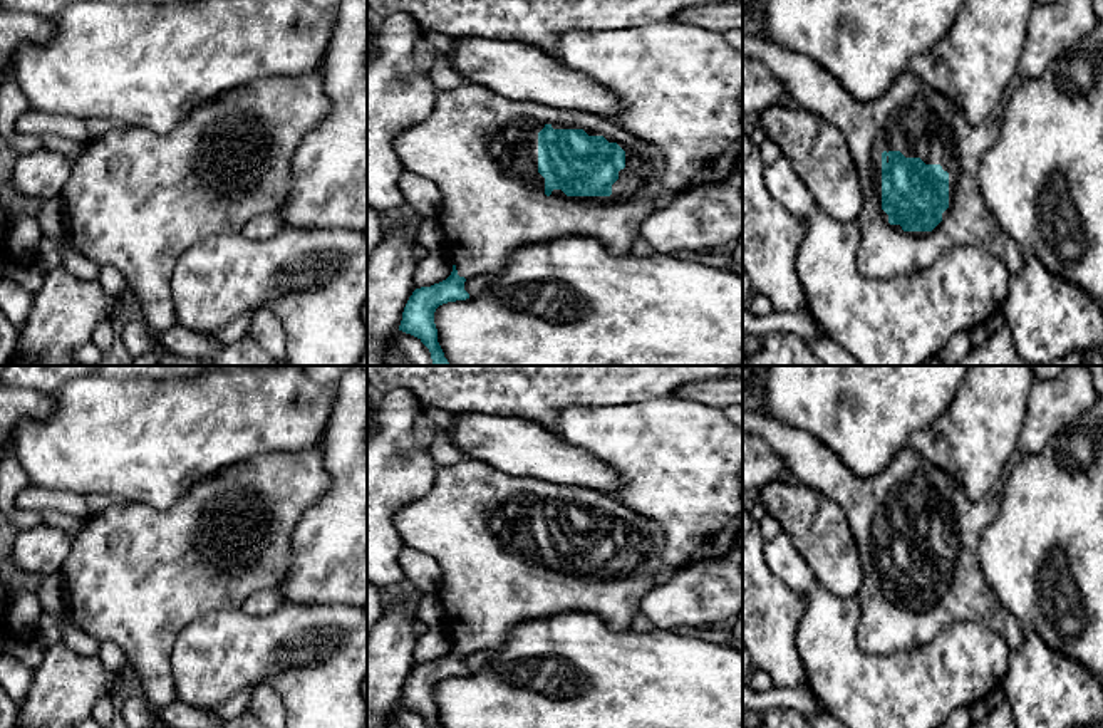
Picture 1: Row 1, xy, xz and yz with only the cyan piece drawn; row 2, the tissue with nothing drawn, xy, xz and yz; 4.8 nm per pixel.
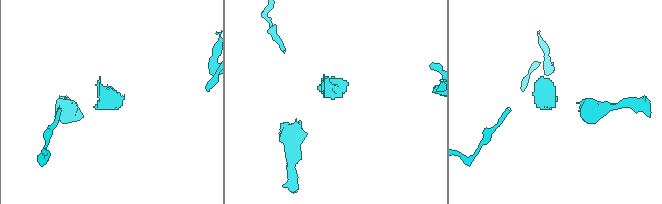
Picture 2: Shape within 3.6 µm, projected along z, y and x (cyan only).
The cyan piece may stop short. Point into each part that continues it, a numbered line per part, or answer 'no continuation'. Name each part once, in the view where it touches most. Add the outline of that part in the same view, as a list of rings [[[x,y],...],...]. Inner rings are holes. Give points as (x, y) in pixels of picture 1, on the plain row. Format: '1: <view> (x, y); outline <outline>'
1: xz (481, 525); outline [[[469,458],[438,466],[432,488],[401,505],[394,525],[404,547],[417,549],[439,564],[436,595],[444,609],[444,627],[464,654],[496,651],[516,624],[567,611],[592,612],[612,631],[629,631],[644,595],[655,587],[655,574],[664,569],[665,537],[660,525],[620,505],[610,493],[505,475]],[[546,500],[603,512],[625,527],[625,543],[619,547],[610,572],[567,572],[562,565],[545,570],[545,554],[538,549],[538,508]]]

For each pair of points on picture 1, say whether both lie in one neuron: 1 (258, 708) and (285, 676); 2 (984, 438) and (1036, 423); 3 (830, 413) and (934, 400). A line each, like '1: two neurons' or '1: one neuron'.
1: two neurons
2: two neurons
3: one neuron

